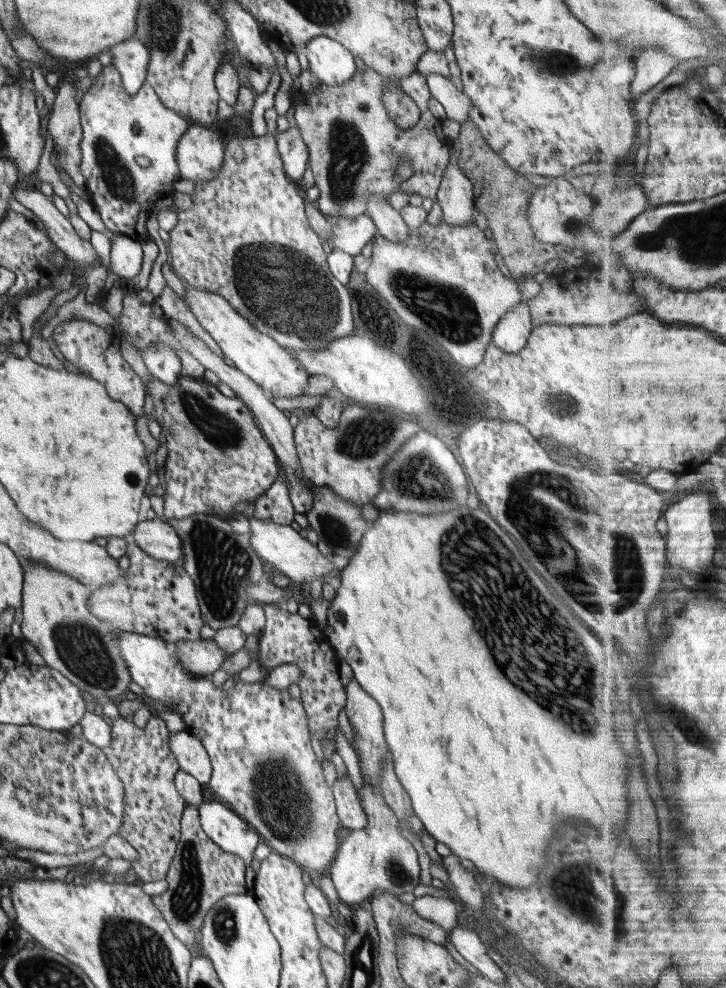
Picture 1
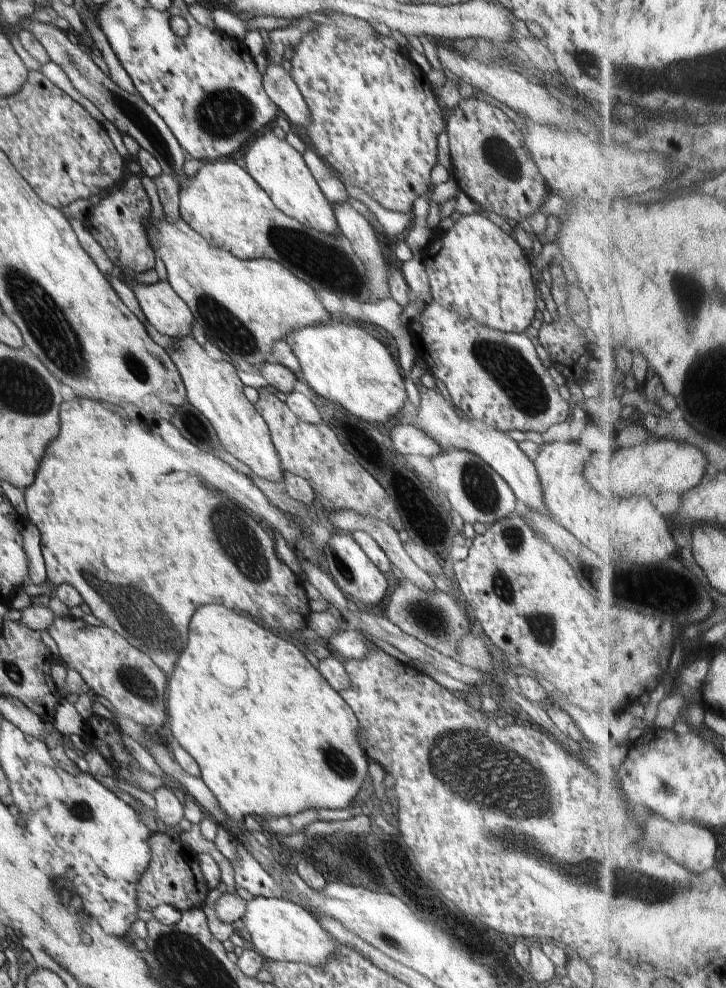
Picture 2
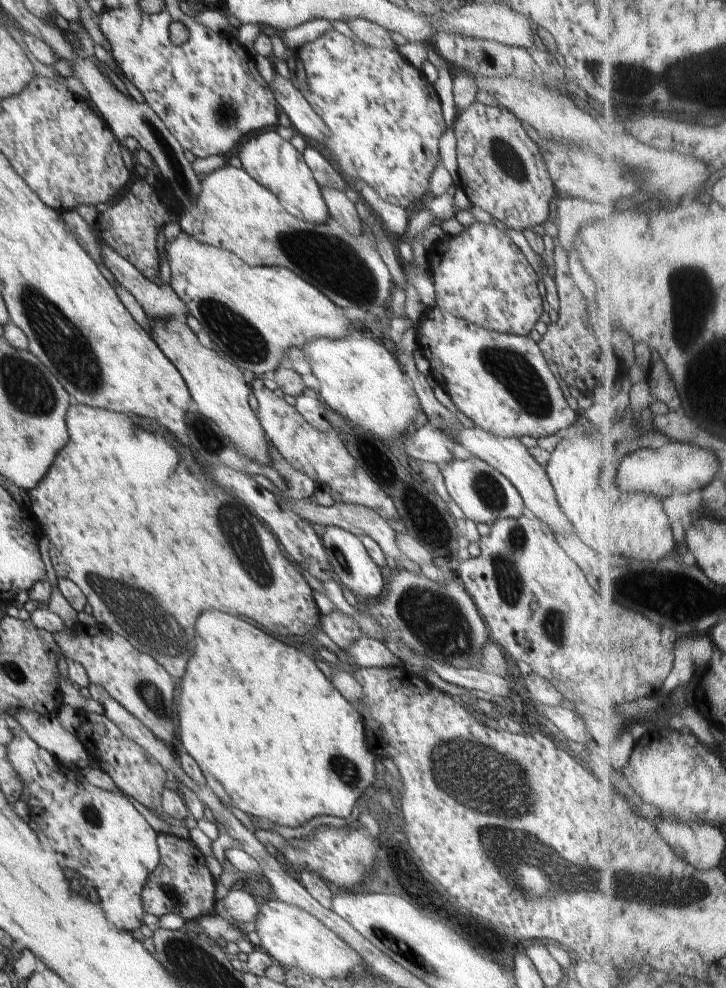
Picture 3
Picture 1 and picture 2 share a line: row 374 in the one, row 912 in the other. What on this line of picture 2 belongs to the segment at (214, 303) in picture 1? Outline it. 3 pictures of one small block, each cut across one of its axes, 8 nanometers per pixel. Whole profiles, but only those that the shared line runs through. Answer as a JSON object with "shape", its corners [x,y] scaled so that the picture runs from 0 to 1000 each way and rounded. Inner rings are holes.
{"shape":[[[353,908],[340,913],[340,922],[335,927],[339,939],[347,946],[347,951],[342,953],[342,959],[353,961],[366,972],[386,973],[393,975],[413,975],[428,979],[449,979],[450,976],[464,967],[467,962],[474,962],[466,951],[457,946],[452,946],[435,931],[416,916],[394,910],[391,908]]]}

